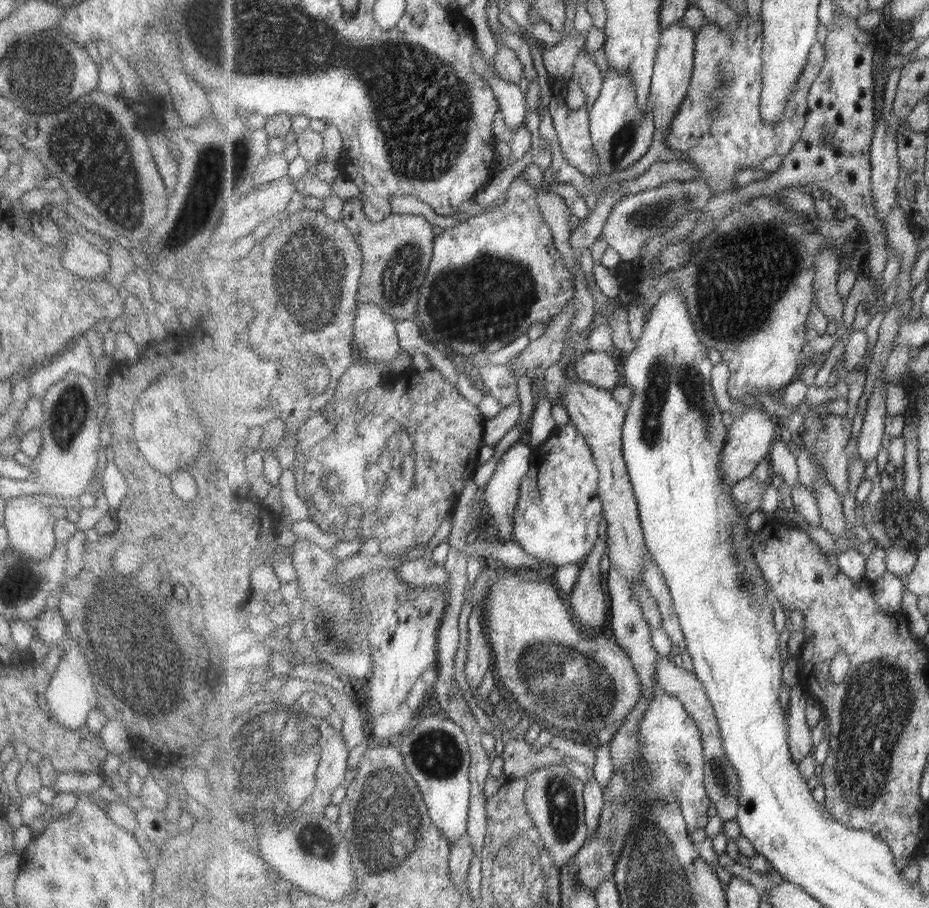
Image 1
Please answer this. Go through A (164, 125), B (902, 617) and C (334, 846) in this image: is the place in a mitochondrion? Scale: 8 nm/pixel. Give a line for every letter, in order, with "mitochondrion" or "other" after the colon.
A: other
B: other
C: mitochondrion

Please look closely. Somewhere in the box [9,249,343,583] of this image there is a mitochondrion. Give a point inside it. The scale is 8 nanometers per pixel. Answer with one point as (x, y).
(72, 411)

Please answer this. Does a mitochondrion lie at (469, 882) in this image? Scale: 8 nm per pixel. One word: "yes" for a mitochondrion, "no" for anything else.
no

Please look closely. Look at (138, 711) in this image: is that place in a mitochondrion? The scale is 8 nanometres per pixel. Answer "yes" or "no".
yes

